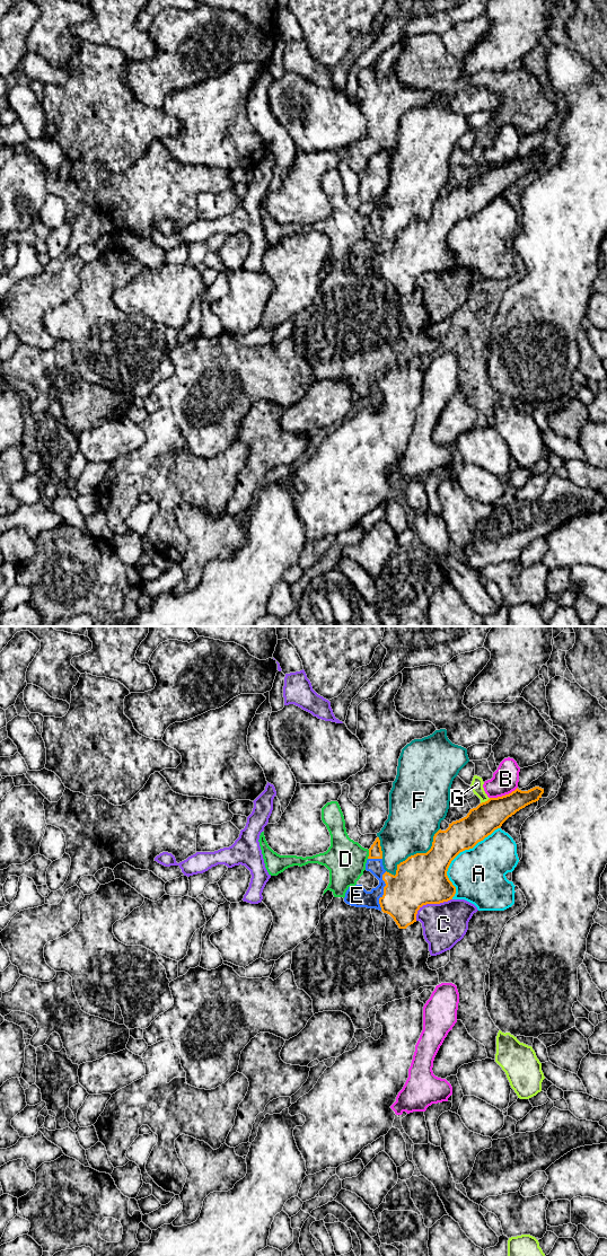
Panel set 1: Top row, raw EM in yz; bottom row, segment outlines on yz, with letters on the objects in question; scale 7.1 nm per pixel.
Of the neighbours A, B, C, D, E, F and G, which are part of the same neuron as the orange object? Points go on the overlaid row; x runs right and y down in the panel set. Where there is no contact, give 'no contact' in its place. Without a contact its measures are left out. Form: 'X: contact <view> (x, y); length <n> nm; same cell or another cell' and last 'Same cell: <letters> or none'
A: contact yz (456, 855); length 600 nm; another cell
B: contact yz (503, 796); length 220 nm; another cell
C: contact yz (430, 903); length 300 nm; another cell
D: contact yz (369, 854); length 70 nm; another cell
E: contact yz (384, 890); length 280 nm; same cell
F: contact yz (414, 854); length 500 nm; another cell
G: contact yz (485, 801); length 80 nm; another cell
Same cell: E

